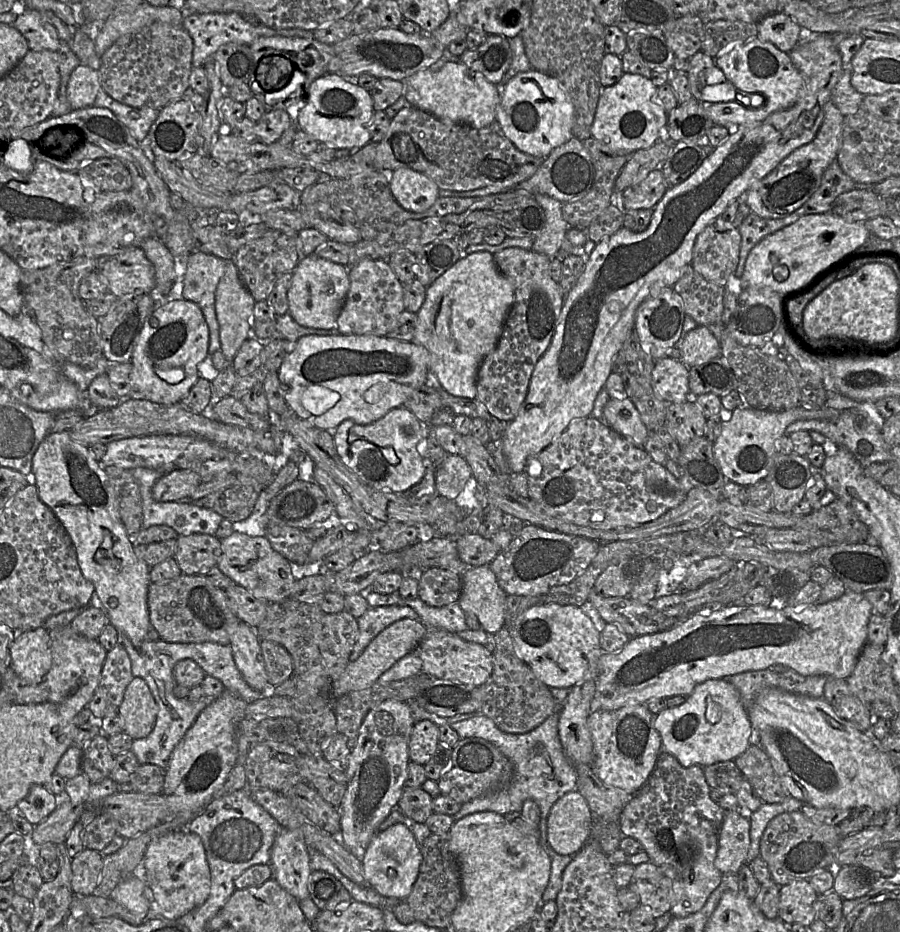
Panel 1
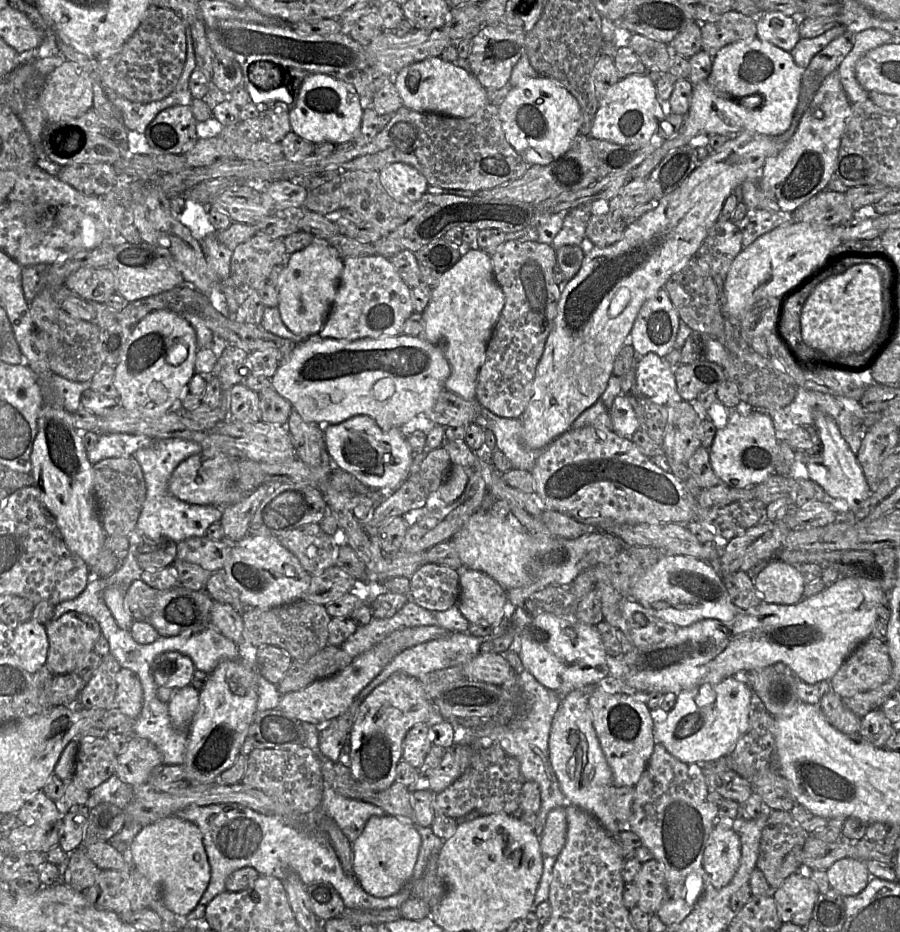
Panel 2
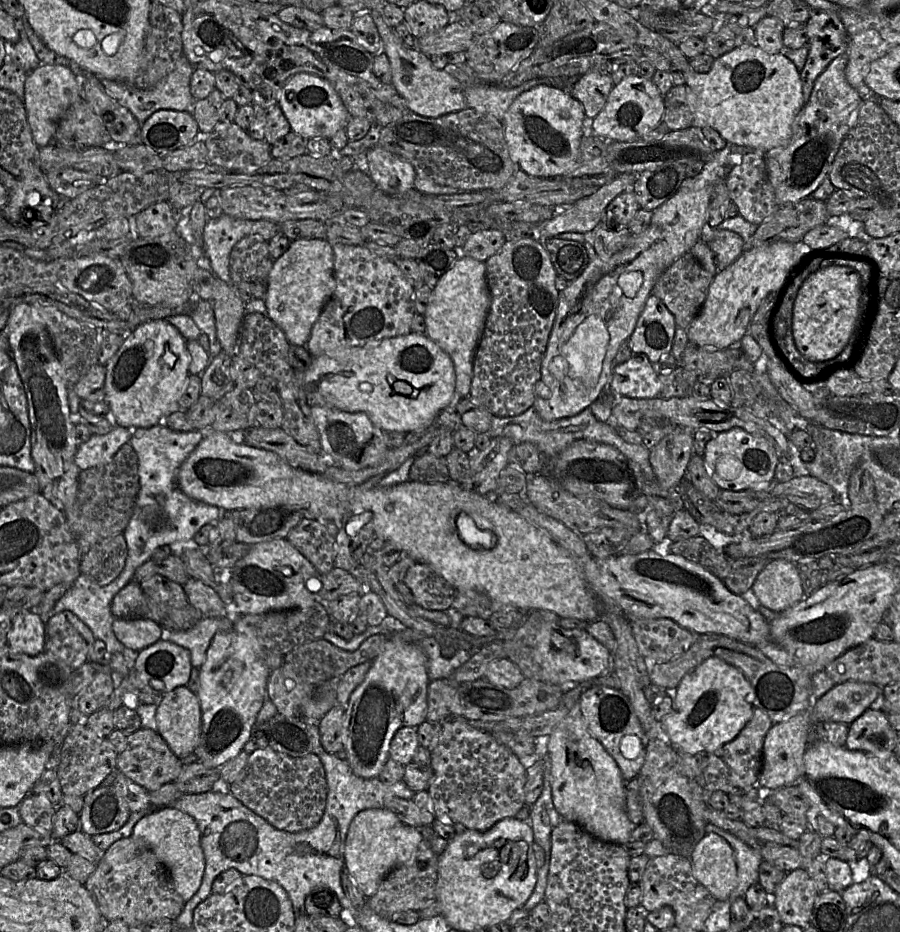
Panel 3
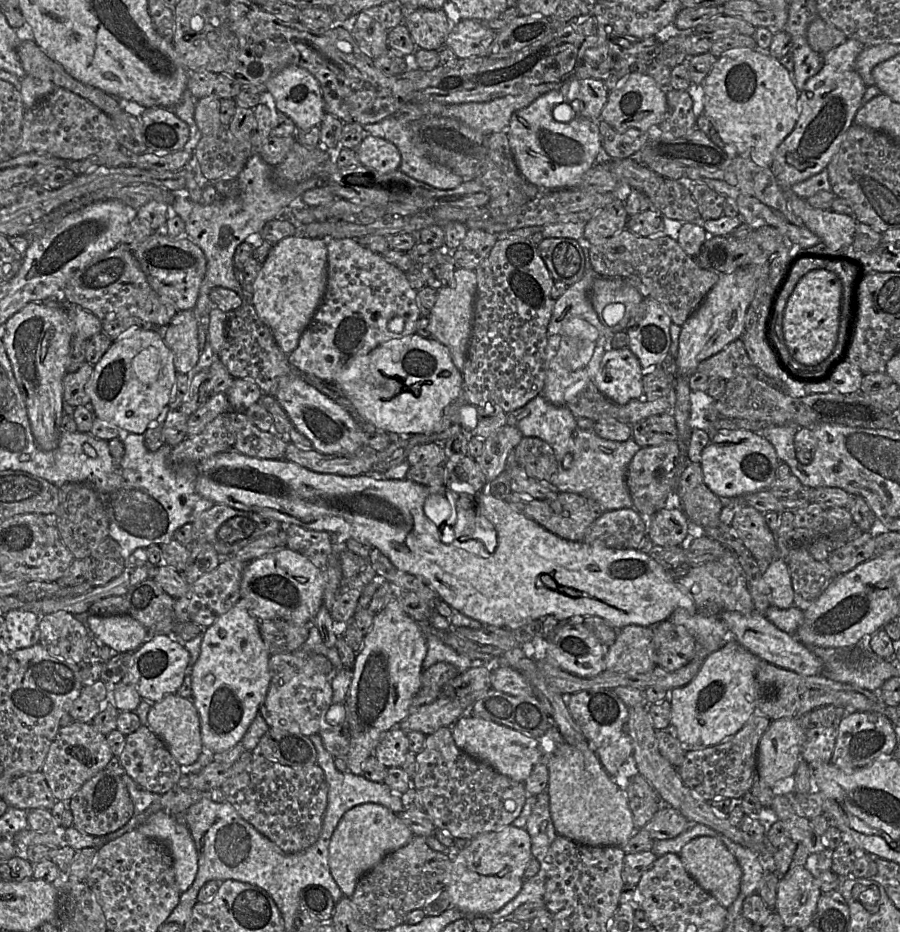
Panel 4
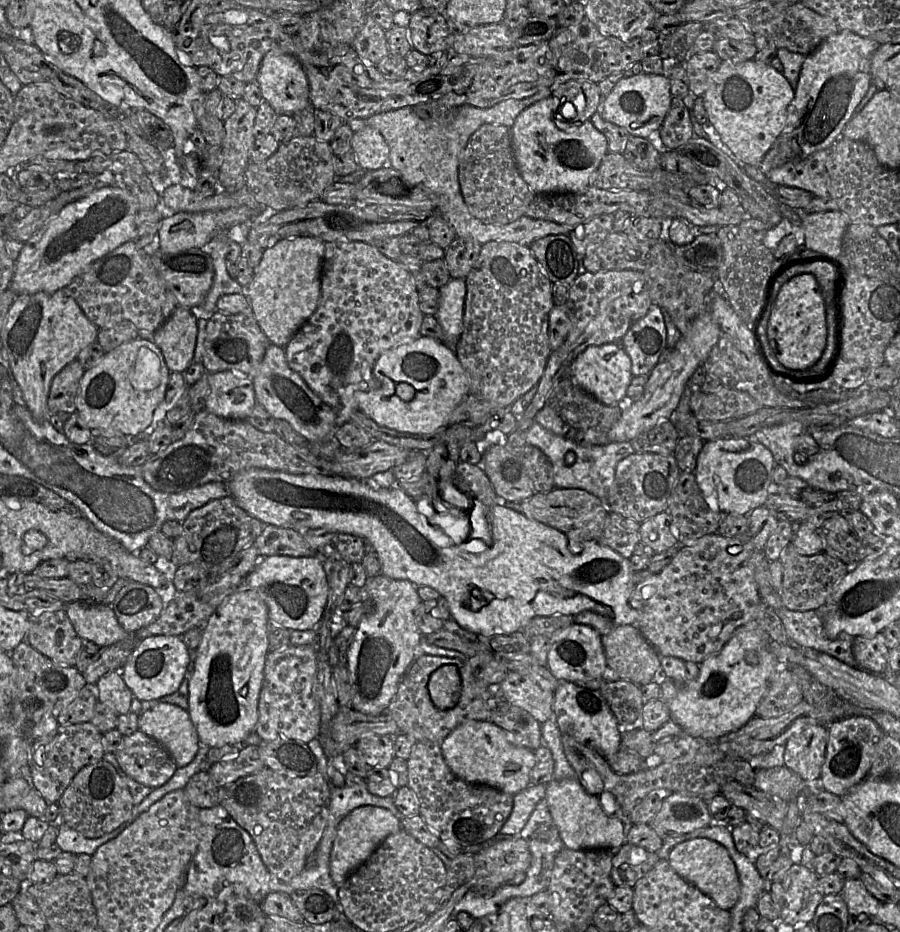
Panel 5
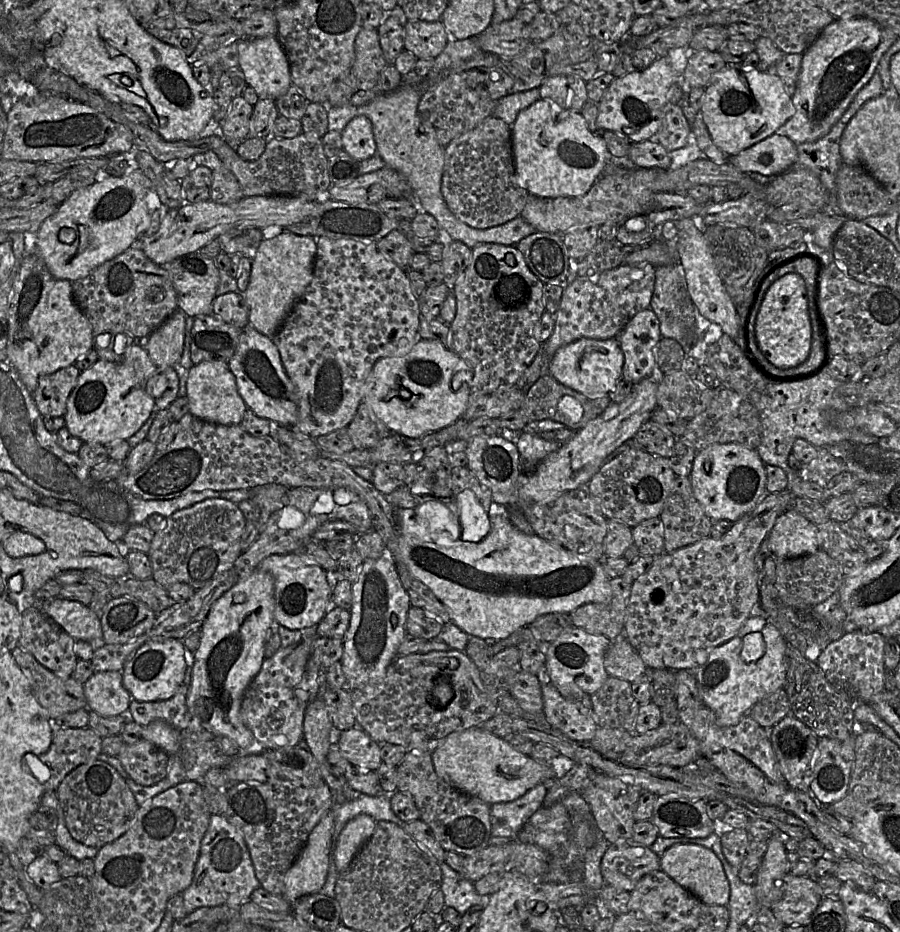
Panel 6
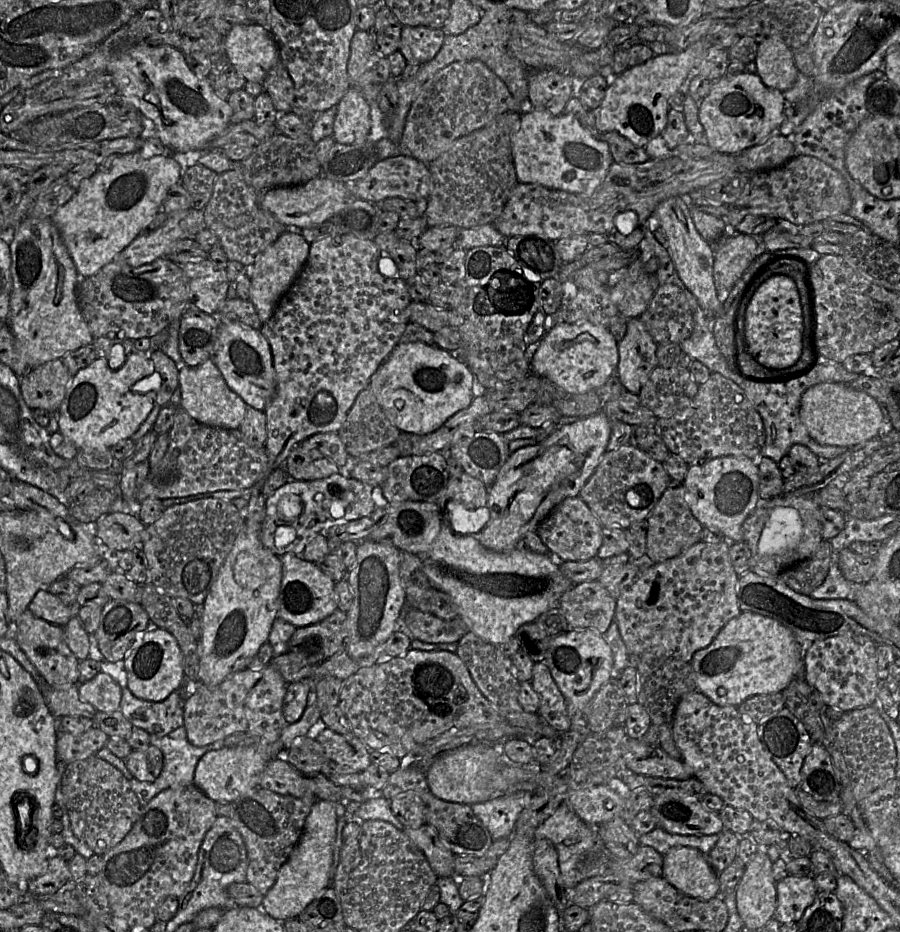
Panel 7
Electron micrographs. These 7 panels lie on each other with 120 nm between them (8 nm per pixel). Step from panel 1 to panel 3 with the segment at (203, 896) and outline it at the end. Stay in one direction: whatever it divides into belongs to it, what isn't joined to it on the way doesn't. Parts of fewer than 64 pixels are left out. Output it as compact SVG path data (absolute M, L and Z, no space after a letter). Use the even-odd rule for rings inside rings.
M161 807L140 819L131 837L157 857L167 869L176 893L184 902L189 901L198 891L205 871L201 836L195 820L176 808Z

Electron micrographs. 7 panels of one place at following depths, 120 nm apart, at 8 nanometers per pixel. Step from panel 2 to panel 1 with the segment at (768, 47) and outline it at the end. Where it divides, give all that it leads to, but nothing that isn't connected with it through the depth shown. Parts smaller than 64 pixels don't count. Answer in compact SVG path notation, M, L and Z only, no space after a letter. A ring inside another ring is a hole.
M755 37L734 43L722 51L714 61L723 71L726 80L739 93L745 98L754 97L754 103L749 107L743 104L743 99L718 103L700 102L715 125L758 125L769 115L790 107L800 95L803 80L792 62L790 53L778 49L771 42Z

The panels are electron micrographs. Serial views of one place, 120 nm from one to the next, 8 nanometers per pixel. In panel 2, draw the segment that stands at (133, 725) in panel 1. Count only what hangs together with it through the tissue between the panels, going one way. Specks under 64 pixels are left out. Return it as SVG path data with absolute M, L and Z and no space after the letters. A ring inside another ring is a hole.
M127 668L117 674L115 706L128 717L136 720L143 706L143 689L138 676Z

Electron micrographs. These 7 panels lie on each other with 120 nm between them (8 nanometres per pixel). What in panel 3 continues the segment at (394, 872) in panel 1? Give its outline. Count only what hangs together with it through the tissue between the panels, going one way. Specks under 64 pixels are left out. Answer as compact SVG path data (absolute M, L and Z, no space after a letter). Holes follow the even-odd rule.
M362 810L354 817L347 832L344 868L367 899L376 893L380 883L391 870L408 862L422 845L423 837L419 829L404 824L390 810Z

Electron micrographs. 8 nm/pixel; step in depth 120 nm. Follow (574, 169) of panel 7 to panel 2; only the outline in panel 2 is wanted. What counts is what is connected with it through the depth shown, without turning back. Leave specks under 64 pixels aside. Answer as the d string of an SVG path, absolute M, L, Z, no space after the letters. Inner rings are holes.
M537 74L511 88L498 109L506 140L530 166L550 164L570 148L579 134L579 104L559 81L551 77Z

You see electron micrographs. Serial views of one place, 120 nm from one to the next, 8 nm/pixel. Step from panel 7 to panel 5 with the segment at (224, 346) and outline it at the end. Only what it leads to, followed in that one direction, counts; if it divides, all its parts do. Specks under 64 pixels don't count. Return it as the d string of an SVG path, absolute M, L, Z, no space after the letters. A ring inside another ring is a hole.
M269 345L252 380L257 404L275 419L287 421L307 442L321 442L332 437L336 429L335 411L290 368L284 348Z

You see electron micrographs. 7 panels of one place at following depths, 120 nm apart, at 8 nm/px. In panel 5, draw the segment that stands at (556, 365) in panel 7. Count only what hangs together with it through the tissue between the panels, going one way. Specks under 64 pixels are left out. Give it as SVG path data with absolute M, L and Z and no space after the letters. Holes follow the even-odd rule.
M620 343L588 346L567 366L567 376L599 402L608 406L622 406L629 402L626 391L634 377L631 359Z

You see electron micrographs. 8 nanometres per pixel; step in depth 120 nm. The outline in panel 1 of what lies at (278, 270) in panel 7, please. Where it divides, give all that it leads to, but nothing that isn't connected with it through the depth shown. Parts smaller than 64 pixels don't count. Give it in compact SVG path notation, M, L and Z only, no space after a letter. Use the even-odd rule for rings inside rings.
M314 254L301 259L288 290L288 313L301 326L333 330L350 287L348 268Z

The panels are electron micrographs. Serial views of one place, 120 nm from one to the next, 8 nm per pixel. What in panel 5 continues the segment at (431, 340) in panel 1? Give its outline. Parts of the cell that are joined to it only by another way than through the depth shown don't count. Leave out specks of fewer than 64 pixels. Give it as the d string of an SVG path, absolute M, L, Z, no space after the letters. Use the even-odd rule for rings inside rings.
M451 278L439 289L439 309L435 315L446 338L446 344L455 349L463 331L463 316L467 287L465 279Z

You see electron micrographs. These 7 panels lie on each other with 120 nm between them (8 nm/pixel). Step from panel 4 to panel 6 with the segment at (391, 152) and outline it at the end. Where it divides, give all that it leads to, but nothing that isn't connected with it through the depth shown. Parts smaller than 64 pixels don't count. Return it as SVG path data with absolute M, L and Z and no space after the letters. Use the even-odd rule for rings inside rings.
M364 115L354 117L341 136L343 149L357 161L366 160L377 153L372 122Z

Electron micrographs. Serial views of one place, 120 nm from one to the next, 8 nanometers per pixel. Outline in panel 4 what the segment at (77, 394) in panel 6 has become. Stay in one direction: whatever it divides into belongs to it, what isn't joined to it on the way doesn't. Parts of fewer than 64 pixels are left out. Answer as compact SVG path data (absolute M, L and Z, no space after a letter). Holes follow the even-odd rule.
M132 329L114 341L101 359L85 386L90 408L99 418L118 430L144 434L151 423L168 405L175 383L173 353L156 330Z

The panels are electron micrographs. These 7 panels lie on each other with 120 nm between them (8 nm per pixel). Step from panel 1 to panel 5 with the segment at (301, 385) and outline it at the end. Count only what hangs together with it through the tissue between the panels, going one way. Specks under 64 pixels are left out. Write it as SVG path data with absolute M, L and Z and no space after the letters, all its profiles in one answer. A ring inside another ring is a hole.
M420 335L383 353L375 361L372 372L375 380L368 386L362 385L358 391L358 410L378 425L401 433L428 435L446 428L452 412L470 394L469 378L454 349L431 337Z

